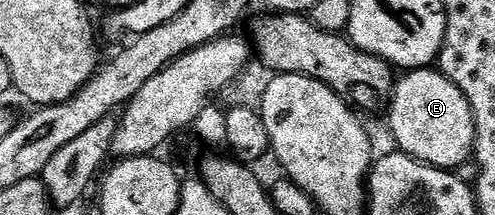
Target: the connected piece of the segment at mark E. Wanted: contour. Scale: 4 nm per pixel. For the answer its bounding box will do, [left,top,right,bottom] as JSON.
[387,69,475,169]

